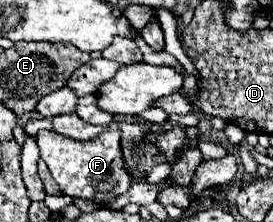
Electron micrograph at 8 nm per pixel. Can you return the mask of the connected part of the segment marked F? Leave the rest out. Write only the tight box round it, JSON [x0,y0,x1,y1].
[36,131,130,201]

